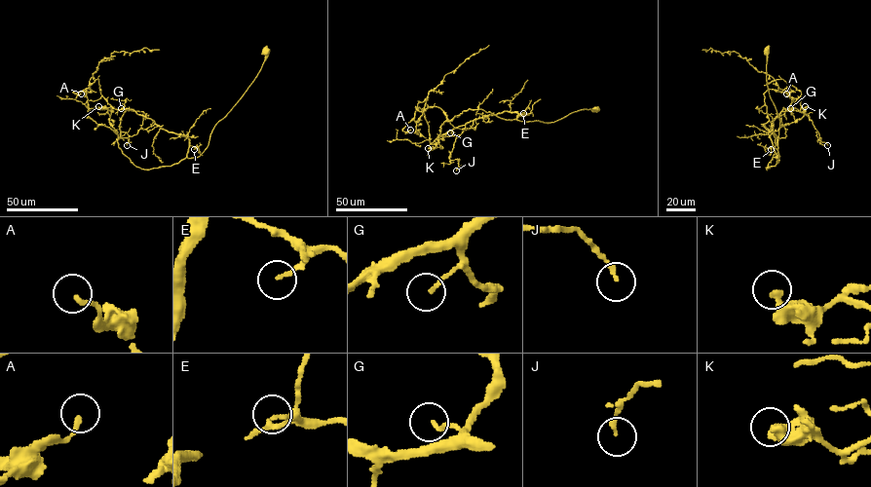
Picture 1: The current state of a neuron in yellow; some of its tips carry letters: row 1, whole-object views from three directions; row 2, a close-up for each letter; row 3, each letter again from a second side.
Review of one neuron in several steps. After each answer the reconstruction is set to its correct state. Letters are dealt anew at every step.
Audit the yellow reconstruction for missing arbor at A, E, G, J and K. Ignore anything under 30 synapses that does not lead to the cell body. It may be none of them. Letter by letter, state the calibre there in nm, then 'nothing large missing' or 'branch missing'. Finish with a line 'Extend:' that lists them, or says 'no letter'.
A: 170 nm | nothing large missing
E: 140 nm | nothing large missing
G: 140 nm | nothing large missing
J: 170 nm | nothing large missing
K: 400 nm | nothing large missing
Extend: no letter

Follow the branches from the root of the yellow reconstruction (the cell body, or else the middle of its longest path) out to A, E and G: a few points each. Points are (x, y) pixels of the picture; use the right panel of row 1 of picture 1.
A: (766, 51), (766, 83), (779, 121), (778, 157), (766, 169), (778, 147), (764, 126), (764, 93), (786, 93)
E: (766, 51), (766, 83), (779, 121), (777, 158), (773, 145), (771, 149)
G: (766, 51), (766, 83), (779, 121), (777, 158), (768, 133), (776, 117), (783, 109), (790, 108)

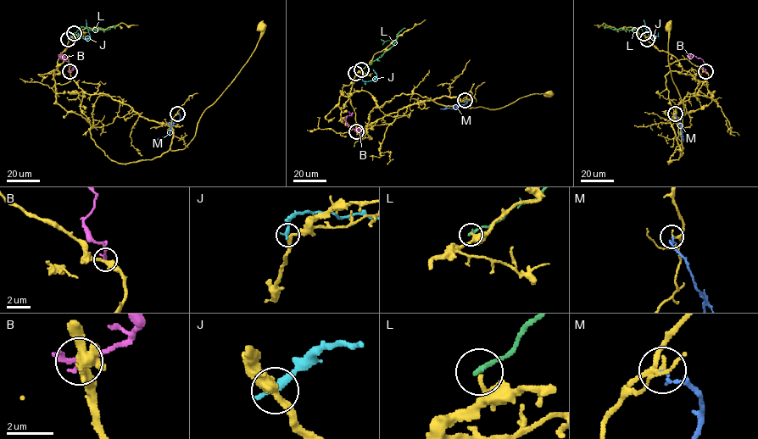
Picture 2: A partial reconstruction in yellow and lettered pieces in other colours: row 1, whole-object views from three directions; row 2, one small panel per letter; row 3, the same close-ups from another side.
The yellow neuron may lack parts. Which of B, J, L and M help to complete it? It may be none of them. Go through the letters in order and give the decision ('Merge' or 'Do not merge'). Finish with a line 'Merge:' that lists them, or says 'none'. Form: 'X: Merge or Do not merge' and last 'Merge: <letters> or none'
B: Do not merge
J: Do not merge
L: Do not merge
M: Do not merge
Merge: none

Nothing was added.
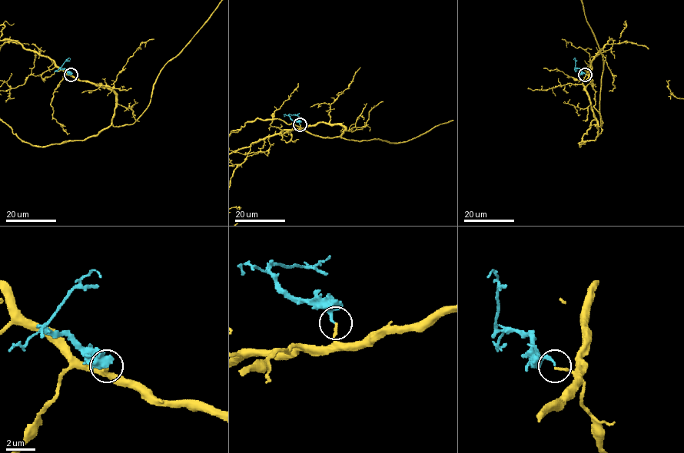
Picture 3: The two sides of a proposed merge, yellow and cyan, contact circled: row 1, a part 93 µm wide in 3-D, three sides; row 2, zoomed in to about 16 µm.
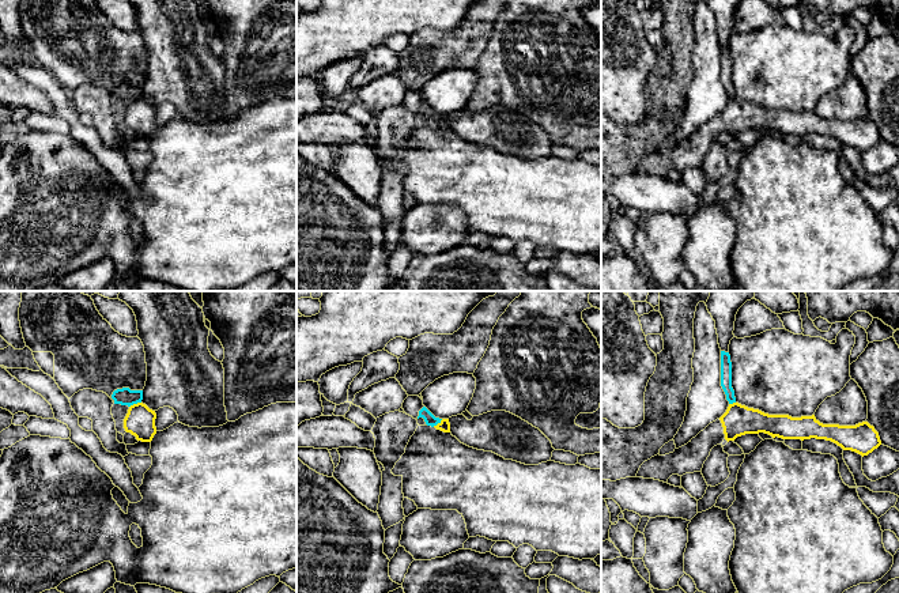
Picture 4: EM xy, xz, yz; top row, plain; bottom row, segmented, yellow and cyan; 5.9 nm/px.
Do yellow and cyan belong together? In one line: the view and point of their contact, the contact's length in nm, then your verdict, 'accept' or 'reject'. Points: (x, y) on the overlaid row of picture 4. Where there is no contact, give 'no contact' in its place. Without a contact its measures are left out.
xy (135, 404) | 80 nm | reject

